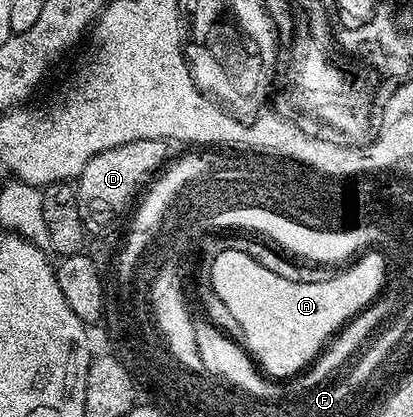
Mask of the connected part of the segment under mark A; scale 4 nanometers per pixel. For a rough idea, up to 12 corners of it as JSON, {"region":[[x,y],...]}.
{"region":[[223,251],[210,278],[270,379],[304,371],[379,287],[384,253],[283,280]]}

